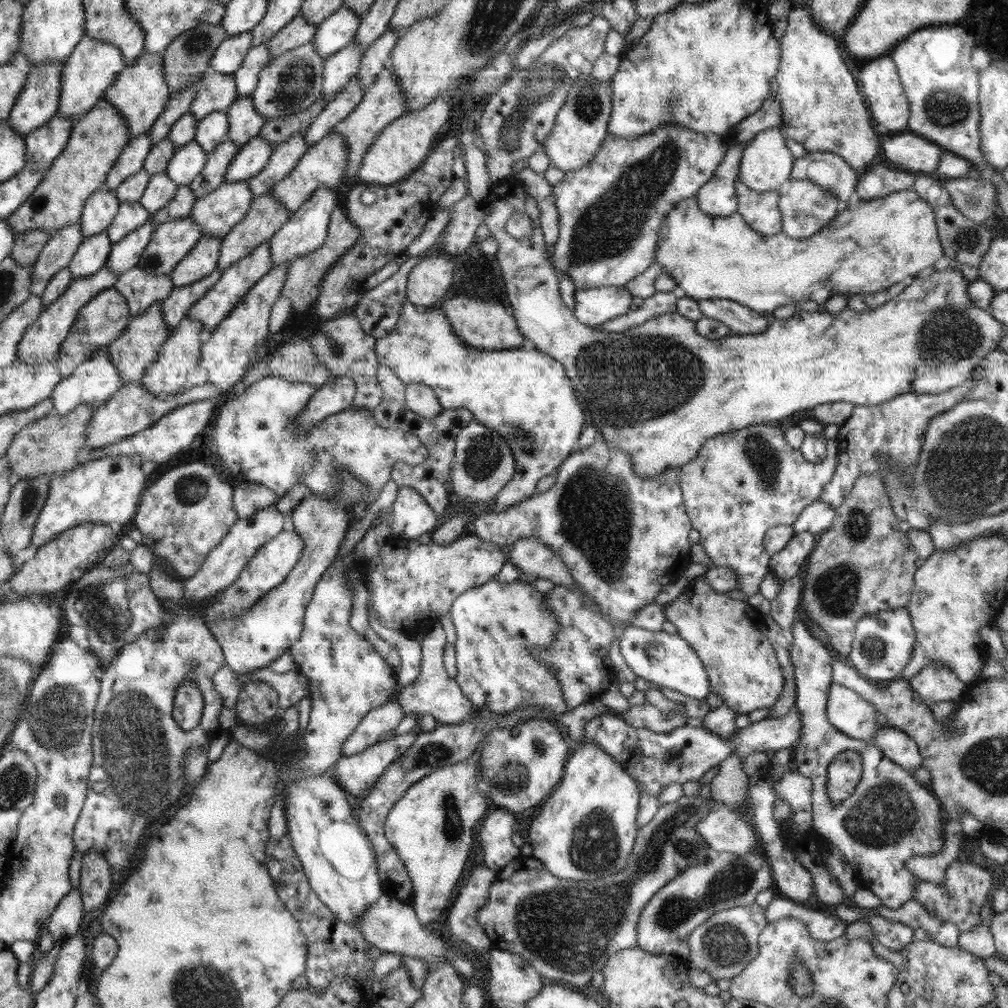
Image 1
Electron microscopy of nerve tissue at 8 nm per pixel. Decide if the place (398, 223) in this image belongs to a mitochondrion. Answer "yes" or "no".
no

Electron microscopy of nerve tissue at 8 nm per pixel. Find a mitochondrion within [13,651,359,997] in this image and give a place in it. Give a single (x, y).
(131, 738)

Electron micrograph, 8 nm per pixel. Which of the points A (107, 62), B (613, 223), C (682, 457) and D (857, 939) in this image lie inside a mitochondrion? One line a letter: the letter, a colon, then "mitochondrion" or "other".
A: other
B: mitochondrion
C: other
D: other

